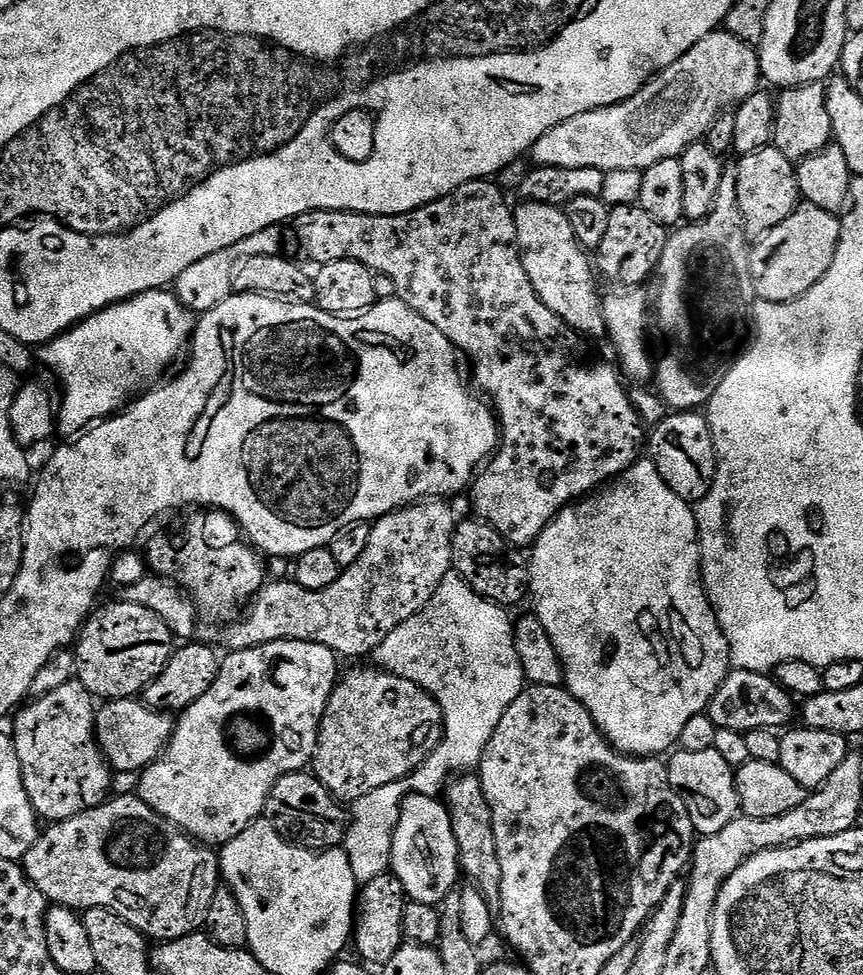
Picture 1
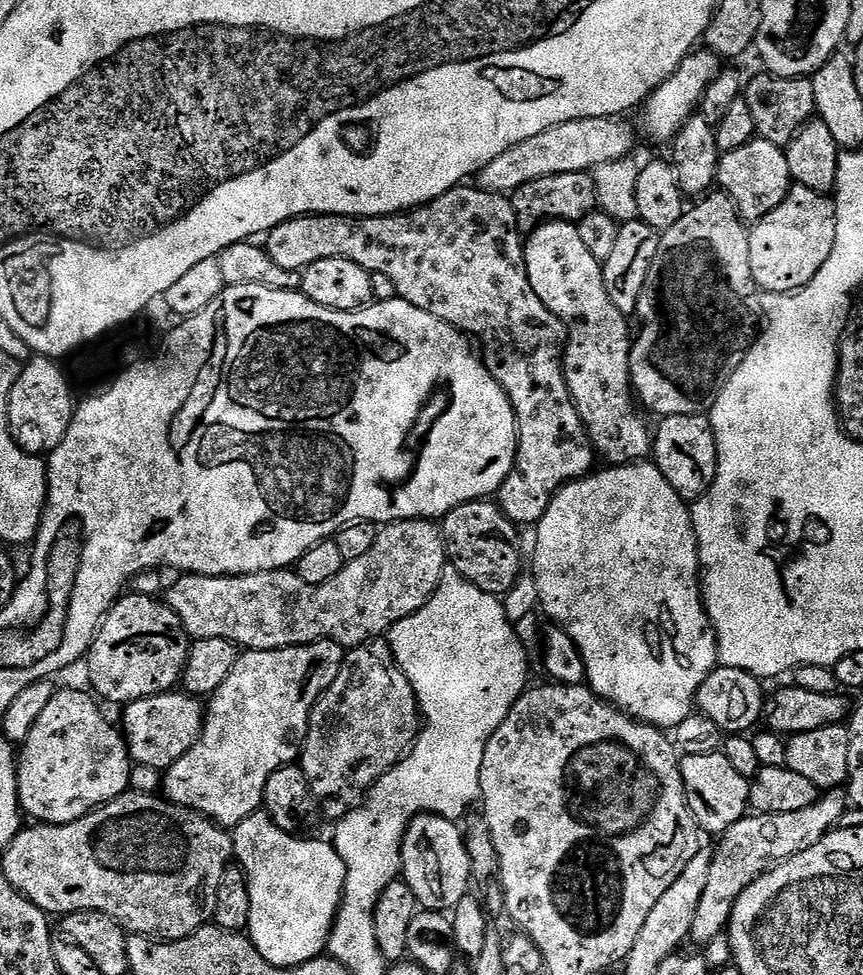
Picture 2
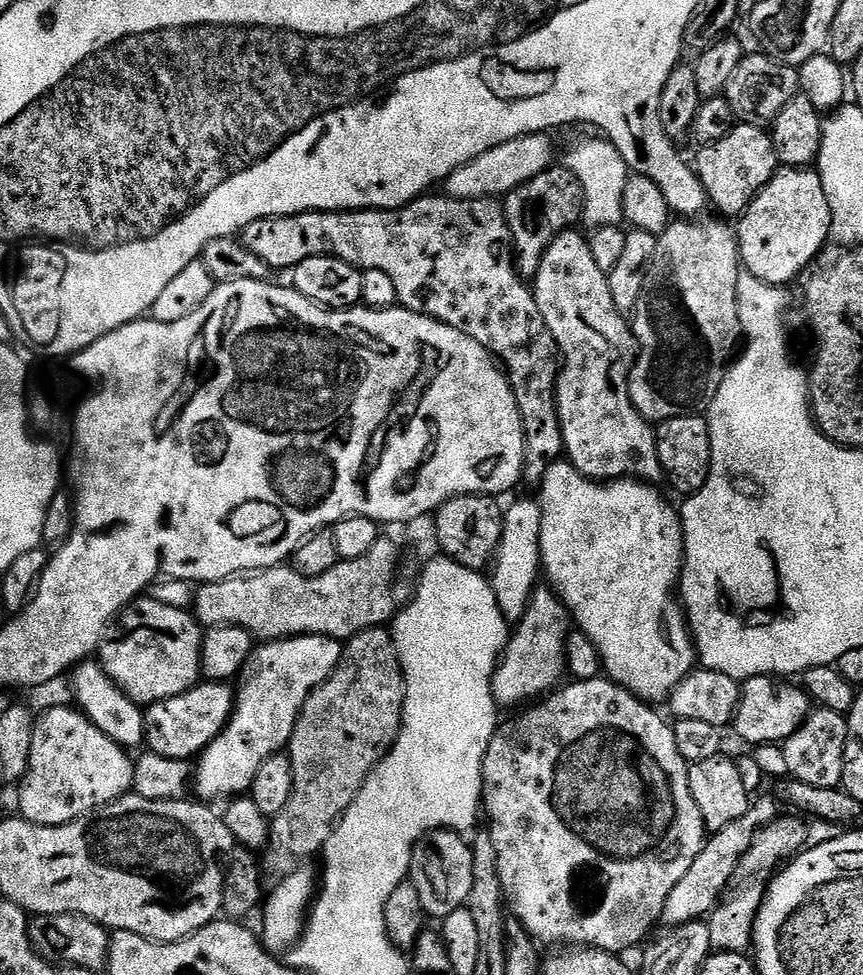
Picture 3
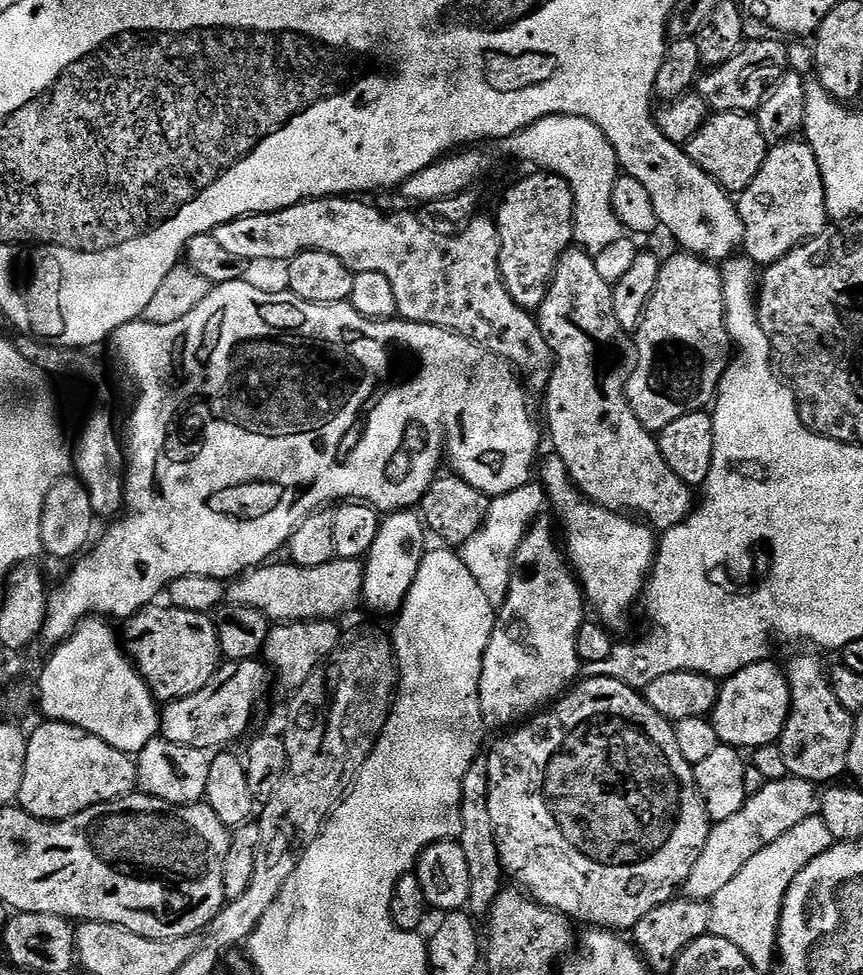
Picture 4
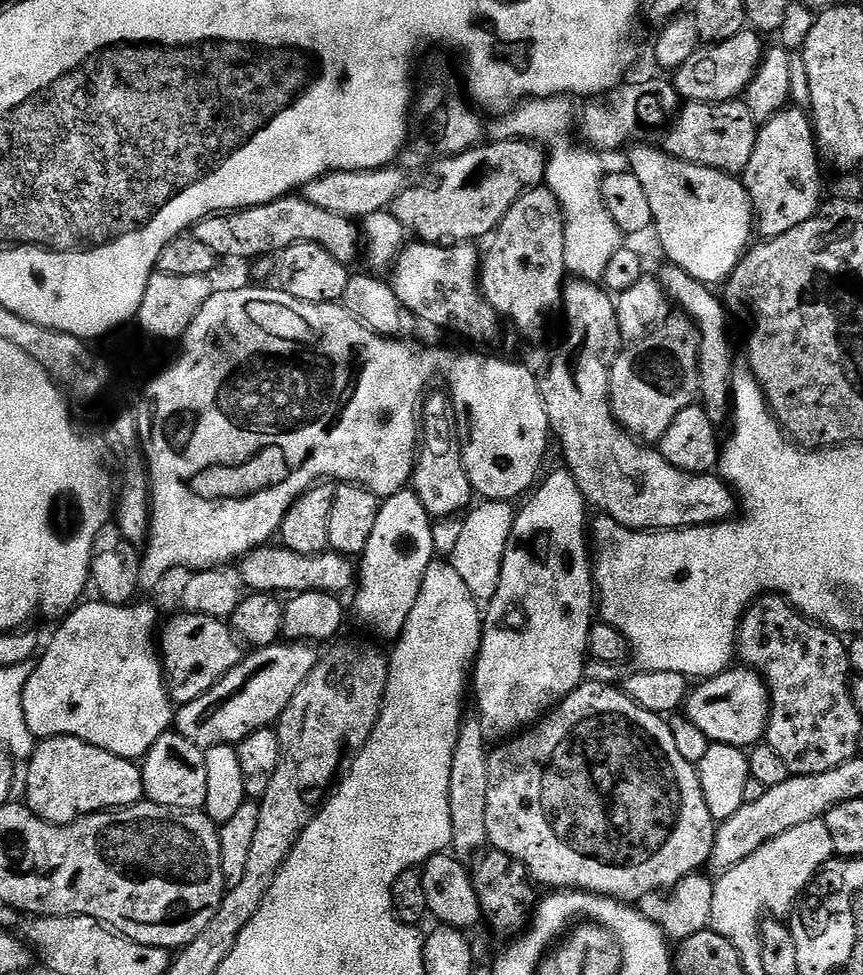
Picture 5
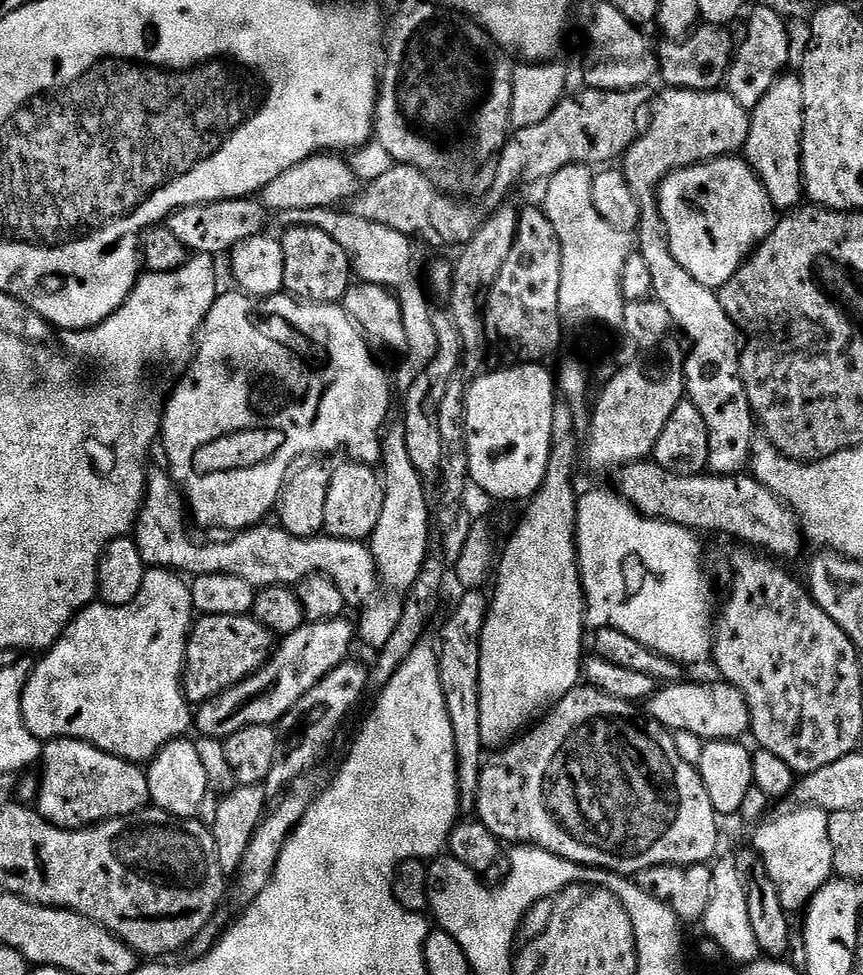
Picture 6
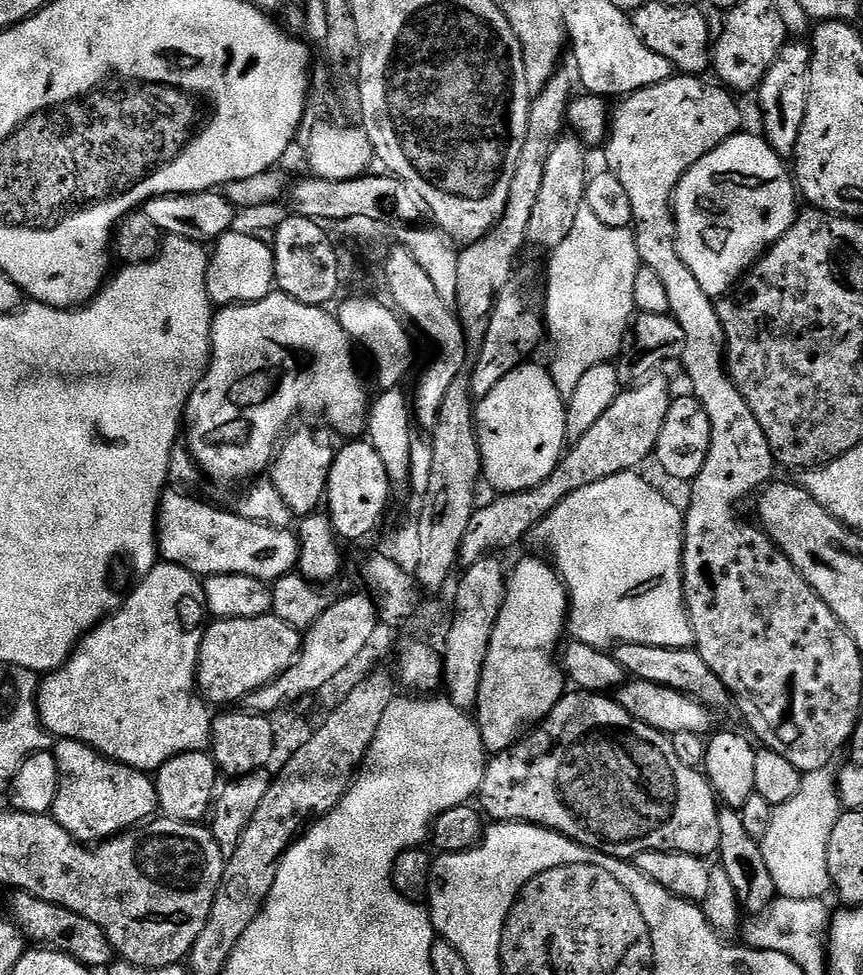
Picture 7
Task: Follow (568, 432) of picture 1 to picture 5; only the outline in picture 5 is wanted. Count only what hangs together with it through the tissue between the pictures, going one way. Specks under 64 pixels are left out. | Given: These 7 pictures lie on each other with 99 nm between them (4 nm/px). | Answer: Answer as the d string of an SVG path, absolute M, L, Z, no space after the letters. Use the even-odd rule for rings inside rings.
M289 194L281 200L253 208L241 208L239 212L210 215L195 225L194 235L198 242L210 246L218 258L233 256L236 260L249 262L279 254L302 242L330 250L338 262L349 266L355 265L356 255L359 257L362 252L362 235L357 221L342 214L330 214L330 210L322 210L322 206L314 206L314 202L298 194ZM423 242L405 243L391 269L390 283L394 294L398 294L398 302L402 302L402 306L412 313L417 321L425 320L436 328L452 327L458 335L465 336L476 344L492 344L500 336L502 318L493 310L481 291L482 256L479 251L476 253L476 248L477 245L472 242L452 242L447 246Z

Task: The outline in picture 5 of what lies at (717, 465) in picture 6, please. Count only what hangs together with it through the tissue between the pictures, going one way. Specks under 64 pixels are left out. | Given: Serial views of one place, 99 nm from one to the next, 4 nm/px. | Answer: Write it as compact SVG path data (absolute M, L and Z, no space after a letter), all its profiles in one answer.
M667 266L658 272L658 279L668 299L673 305L682 308L690 320L694 321L700 334L700 361L698 362L698 382L700 383L699 403L706 410L710 422L718 426L729 423L732 407L732 348L728 345L728 316L726 304L719 295L716 296L711 287L698 282L686 270L675 266Z

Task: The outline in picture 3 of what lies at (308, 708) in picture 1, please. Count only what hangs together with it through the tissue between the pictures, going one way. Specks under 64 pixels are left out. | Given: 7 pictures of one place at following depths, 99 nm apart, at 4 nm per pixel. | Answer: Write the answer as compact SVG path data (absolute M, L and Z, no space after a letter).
M290 636L287 640L269 640L253 647L252 656L244 664L234 692L234 707L228 725L204 747L194 764L194 792L201 801L216 802L223 796L235 797L251 789L258 766L275 752L287 749L298 714L313 688L318 687L336 669L342 651L341 641L329 636Z

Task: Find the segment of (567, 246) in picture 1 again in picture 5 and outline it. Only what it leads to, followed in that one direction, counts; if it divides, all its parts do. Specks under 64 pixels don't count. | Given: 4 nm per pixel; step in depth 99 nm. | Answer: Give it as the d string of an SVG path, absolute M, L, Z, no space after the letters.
M572 278L564 285L562 313L568 319L568 332L576 341L568 344L552 360L548 373L540 380L540 393L546 406L551 435L560 443L560 452L569 474L573 476L585 502L597 513L609 516L624 528L638 532L675 532L703 524L722 524L737 515L738 497L716 474L678 470L652 446L645 446L621 428L608 400L612 363L622 348L616 300L599 283Z

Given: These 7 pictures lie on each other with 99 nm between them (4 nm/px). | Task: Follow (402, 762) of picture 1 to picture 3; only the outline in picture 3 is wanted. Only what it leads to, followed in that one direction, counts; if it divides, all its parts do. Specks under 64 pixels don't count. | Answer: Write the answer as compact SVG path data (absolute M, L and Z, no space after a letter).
M387 627L367 628L357 634L351 636L343 645L340 653L340 661L338 666L330 675L325 678L318 687L313 688L312 692L306 698L306 702L302 706L302 710L296 719L296 725L292 731L292 737L288 740L287 753L292 763L292 793L288 799L288 804L282 806L282 810L278 815L271 817L270 831L268 834L268 842L266 845L266 853L268 852L268 860L276 868L284 868L283 870L292 870L297 867L299 860L304 860L307 856L323 853L324 843L330 838L333 828L340 823L341 816L344 811L354 802L357 792L360 791L364 784L364 779L369 776L379 760L381 760L388 751L391 750L393 744L396 743L398 734L400 733L400 723L402 722L402 714L404 713L404 671L400 668L400 659L396 657L396 644L392 640L391 631Z

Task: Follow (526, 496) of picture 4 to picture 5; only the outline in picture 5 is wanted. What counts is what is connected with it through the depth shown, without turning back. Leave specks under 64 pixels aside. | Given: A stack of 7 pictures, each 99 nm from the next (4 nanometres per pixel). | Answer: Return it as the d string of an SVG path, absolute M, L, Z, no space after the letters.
M484 500L478 504L463 517L465 520L448 556L448 562L454 566L477 601L489 602L498 590L501 566L514 526L516 510L509 501L503 500Z

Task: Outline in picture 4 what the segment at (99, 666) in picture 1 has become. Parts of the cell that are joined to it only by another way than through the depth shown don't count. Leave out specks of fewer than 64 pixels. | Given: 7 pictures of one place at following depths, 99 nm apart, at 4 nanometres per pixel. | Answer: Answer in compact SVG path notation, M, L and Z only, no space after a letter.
M171 606L156 607L143 608L126 621L123 625L124 632L122 628L122 647L128 659L136 665L137 672L146 681L157 701L181 700L190 694L198 694L202 686L212 681L216 669L222 663L215 619L203 612L191 612Z

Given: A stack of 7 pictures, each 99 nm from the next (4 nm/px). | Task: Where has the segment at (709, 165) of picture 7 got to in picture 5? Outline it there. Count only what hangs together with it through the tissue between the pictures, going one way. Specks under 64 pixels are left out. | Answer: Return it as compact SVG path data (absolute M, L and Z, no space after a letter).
M660 146L635 148L628 156L627 167L642 182L646 198L650 198L654 233L672 259L669 261L698 282L723 285L754 236L752 200L745 181L729 172L680 160Z

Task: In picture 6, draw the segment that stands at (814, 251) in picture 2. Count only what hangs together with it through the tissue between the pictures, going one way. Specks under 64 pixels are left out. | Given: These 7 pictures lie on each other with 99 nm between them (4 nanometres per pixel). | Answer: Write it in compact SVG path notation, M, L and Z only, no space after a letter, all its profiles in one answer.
M785 74L777 80L774 86L770 86L770 90L766 94L766 98L762 98L762 102L758 102L756 108L751 109L750 115L752 121L750 122L750 134L746 138L742 152L746 157L748 165L756 172L756 177L766 186L766 194L770 194L770 202L778 210L792 210L801 203L804 196L804 175L802 174L802 130L804 129L804 103L802 102L802 82L799 75Z

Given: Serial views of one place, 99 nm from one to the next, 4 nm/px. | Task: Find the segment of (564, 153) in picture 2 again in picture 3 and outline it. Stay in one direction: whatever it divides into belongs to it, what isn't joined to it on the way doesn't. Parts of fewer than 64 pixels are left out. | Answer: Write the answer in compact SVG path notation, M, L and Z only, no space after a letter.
M537 134L514 138L510 142L502 142L486 154L478 154L464 166L458 166L443 180L443 195L453 196L459 200L487 200L504 198L514 191L522 182L530 182L530 178L538 178L547 168L553 167L551 135Z

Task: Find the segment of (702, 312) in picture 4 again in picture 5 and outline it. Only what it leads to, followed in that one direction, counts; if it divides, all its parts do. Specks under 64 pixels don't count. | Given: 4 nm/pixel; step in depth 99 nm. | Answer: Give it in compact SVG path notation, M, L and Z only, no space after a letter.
M673 319L642 342L627 345L612 363L608 400L612 403L614 418L629 436L648 446L659 445L670 422L674 422L682 410L697 403L700 394L700 334L692 320L681 319Z

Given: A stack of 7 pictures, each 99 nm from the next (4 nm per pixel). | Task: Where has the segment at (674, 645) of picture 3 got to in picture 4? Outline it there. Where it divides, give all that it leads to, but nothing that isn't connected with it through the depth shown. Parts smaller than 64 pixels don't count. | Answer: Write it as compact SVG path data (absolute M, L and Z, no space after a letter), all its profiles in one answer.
M555 454L541 459L538 464L538 480L544 485L547 499L560 515L558 524L564 527L562 548L568 564L575 573L584 599L597 612L595 615L609 629L616 627L628 616L632 603L641 599L646 577L656 561L658 536L647 523L628 514L612 512L593 504L572 483L566 470L566 462Z

